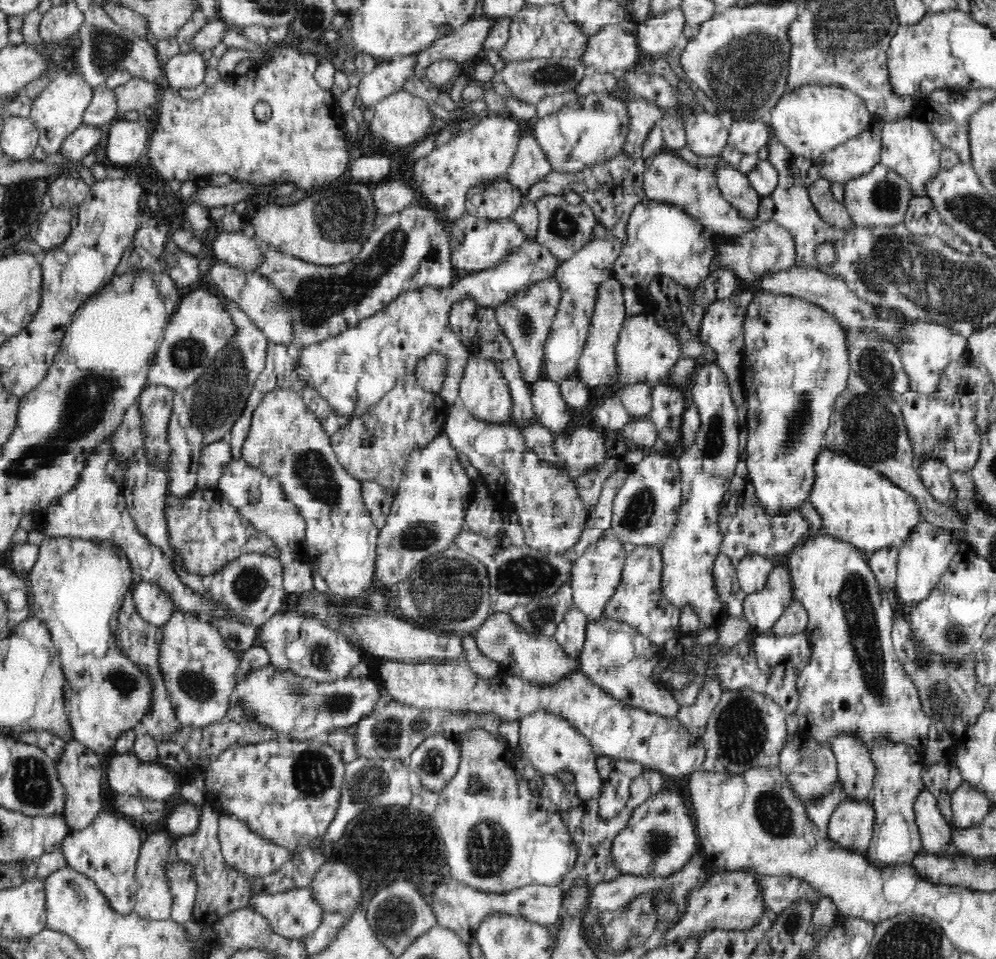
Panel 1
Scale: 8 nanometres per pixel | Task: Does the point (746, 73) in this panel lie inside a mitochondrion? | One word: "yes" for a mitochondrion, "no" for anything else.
yes

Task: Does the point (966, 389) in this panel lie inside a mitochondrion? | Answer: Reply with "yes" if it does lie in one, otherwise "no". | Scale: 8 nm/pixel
no

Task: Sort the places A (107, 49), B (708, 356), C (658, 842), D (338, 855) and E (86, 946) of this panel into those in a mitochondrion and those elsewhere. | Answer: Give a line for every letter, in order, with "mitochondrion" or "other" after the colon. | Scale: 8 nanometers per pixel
A: mitochondrion
B: other
C: mitochondrion
D: other
E: other

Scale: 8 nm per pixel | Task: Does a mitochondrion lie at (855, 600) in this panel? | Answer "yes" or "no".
yes

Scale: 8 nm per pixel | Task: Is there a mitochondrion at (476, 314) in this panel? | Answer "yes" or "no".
no

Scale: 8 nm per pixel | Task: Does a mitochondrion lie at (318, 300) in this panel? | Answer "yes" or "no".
yes

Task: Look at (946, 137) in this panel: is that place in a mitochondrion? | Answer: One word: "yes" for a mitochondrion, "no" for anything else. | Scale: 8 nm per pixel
no

